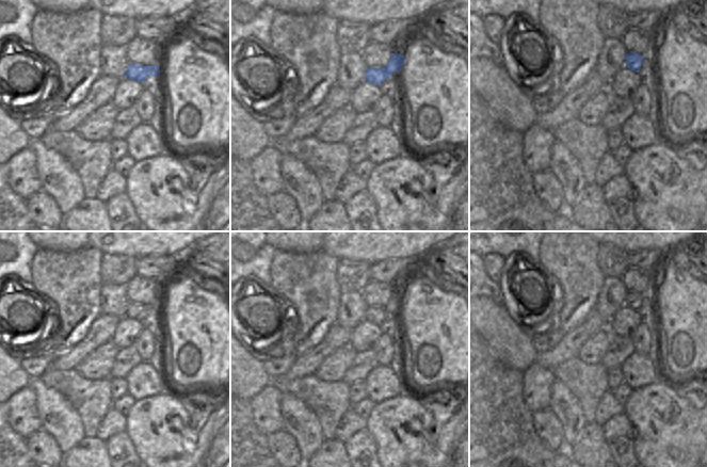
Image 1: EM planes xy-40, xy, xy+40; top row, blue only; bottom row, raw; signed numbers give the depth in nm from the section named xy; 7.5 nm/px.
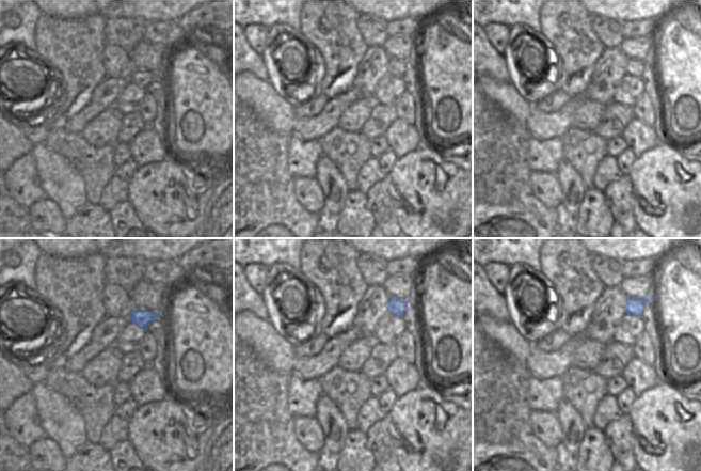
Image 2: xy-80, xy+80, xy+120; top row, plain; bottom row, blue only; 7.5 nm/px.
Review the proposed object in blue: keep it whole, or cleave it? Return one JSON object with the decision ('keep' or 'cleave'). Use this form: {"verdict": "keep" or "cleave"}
{"verdict": "keep"}

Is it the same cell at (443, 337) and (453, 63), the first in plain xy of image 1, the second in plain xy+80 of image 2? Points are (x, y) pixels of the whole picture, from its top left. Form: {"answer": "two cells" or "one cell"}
{"answer": "one cell"}

